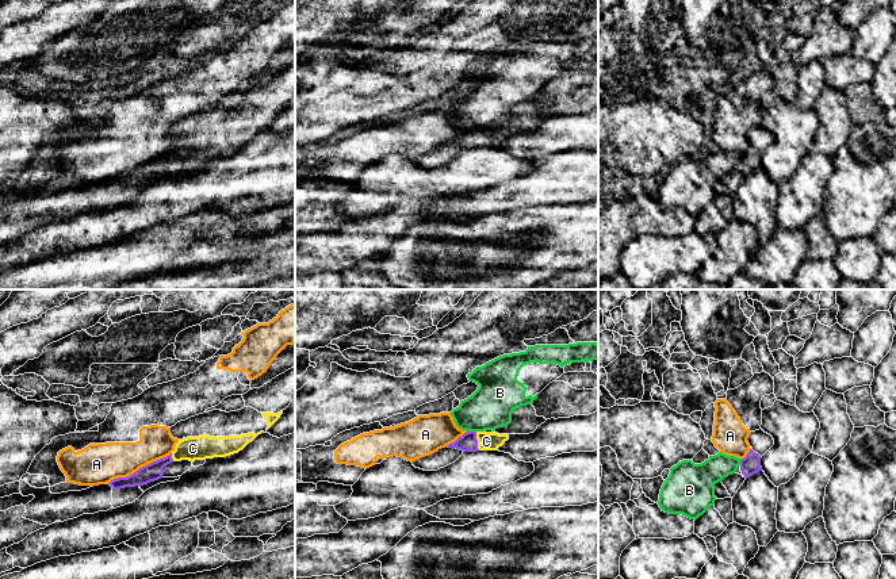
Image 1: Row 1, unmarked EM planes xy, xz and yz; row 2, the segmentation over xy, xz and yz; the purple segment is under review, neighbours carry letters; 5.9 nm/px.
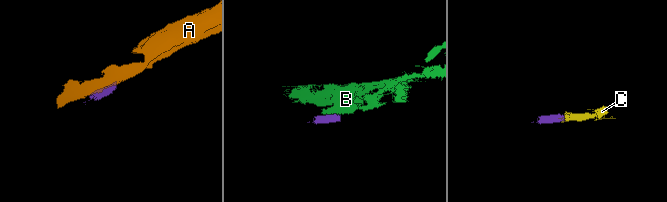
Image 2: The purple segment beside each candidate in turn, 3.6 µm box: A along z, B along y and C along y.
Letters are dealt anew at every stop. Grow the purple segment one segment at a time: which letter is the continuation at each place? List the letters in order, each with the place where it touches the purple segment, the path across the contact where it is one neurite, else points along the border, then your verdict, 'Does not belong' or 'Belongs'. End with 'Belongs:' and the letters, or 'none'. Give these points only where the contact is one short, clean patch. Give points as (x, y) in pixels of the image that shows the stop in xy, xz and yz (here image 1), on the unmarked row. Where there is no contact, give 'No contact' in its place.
A: Touches purple at xy (140, 165). Boundary: xy (171, 149), (126, 173), (114, 175), (108, 180). Does not belong
B: Touches purple at xz (471, 129). Boundary: xz (467, 127), (475, 129). Does not belong
C: Touches purple at xz (477, 138). Belongs
Belongs: C

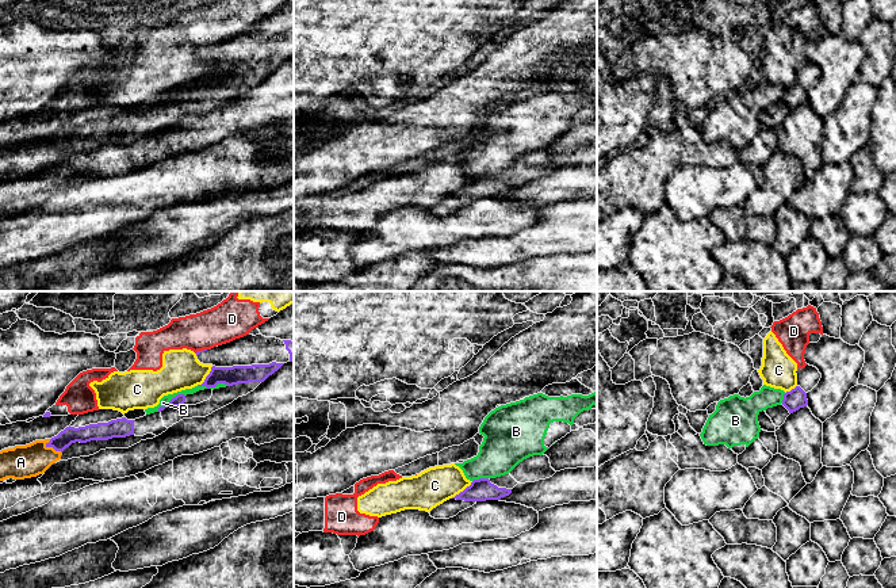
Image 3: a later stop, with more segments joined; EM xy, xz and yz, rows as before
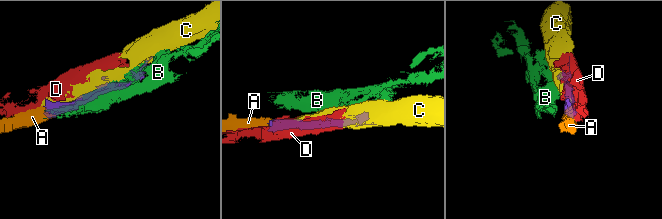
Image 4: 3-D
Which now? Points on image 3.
A: Touches purple at xy (53, 144). Path across: xy (69, 132), (53, 144), (30, 157), (20, 159). Belongs
B: Touches purple at xy (171, 96). Boundary: xy (184, 91), (176, 91), (157, 107). Does not belong
C: Touches purple at xy (206, 73). Boundary: xy (213, 62), (206, 75), (196, 81). Does not belong
D: Touches purple at xy (200, 48). Boundary: xy (206, 45), (195, 49). Does not belong
Belongs: A

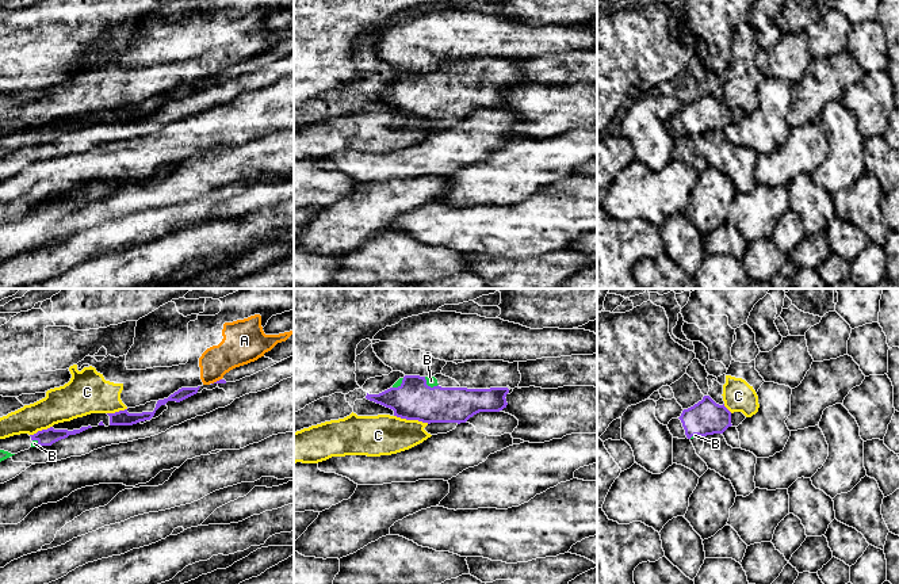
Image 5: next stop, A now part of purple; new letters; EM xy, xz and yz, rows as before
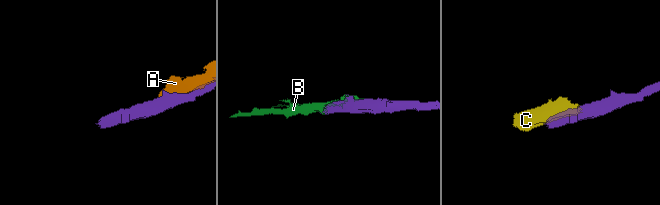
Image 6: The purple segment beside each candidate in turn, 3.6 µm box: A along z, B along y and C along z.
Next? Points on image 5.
A: Touches purple at xy (217, 77). Boundary: xy (221, 75), (211, 80). Does not belong
B: Touches purple at xz (429, 83). Belongs
C: Touches purple at xz (412, 115). Does not belong
Belongs: B

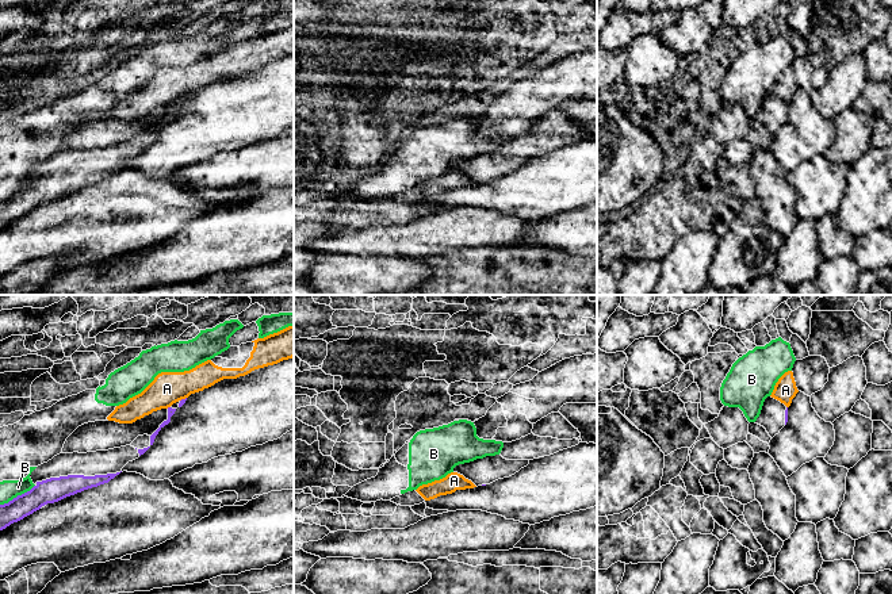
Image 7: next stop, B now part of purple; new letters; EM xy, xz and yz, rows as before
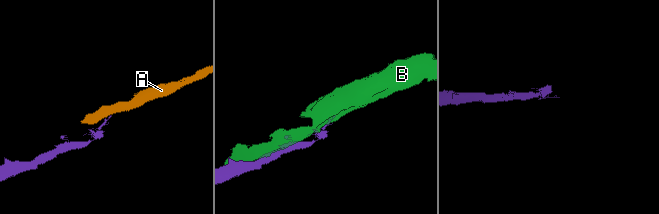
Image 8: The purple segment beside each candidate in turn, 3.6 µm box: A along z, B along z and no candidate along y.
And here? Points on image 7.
A: Touches purple at xy (183, 96). Boundary: xy (186, 94), (180, 98). Does not belong
B: Touches purple at xy (18, 192). Boundary: xy (34, 181), (0, 202). Does not belong
Belongs: none

